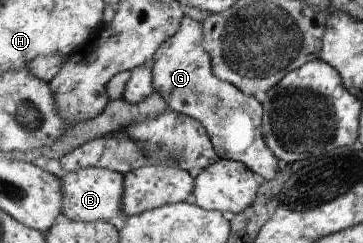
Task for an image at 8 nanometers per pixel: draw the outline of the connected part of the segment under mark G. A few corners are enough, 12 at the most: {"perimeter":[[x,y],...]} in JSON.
{"perimeter":[[183,18],[150,64],[154,92],[203,122],[221,159],[263,180],[283,165],[263,103],[218,78]]}

